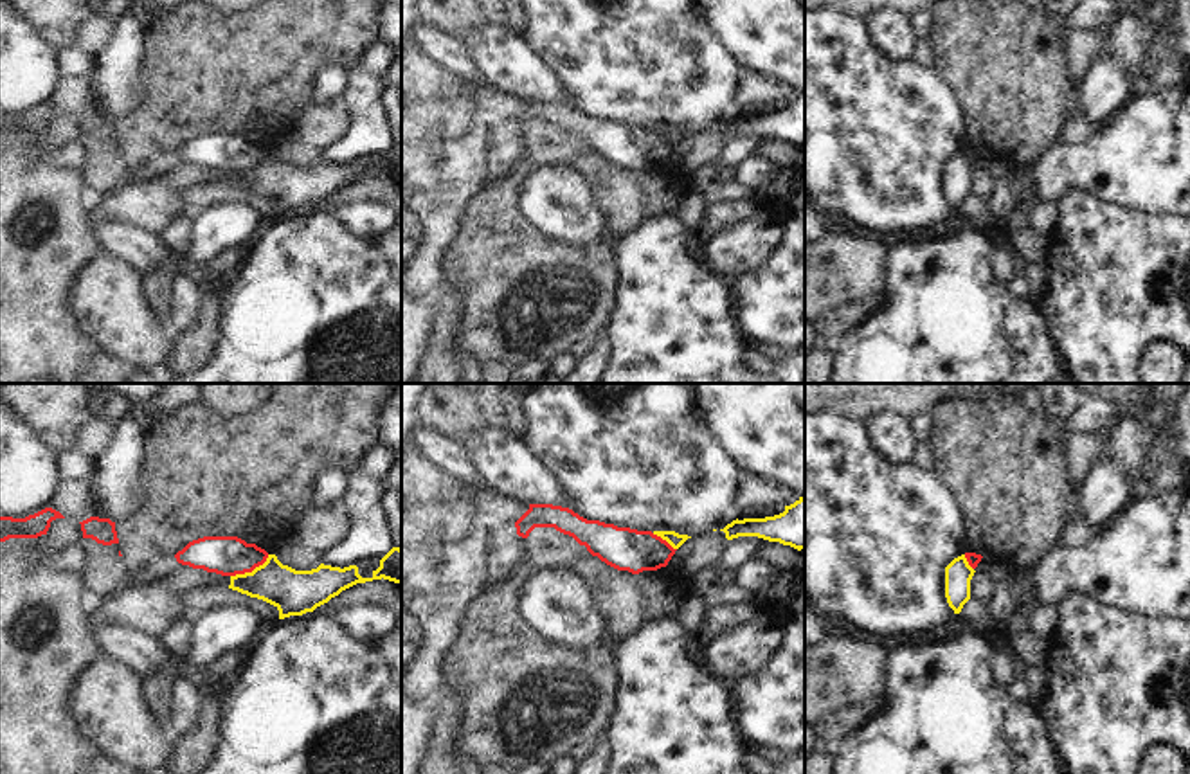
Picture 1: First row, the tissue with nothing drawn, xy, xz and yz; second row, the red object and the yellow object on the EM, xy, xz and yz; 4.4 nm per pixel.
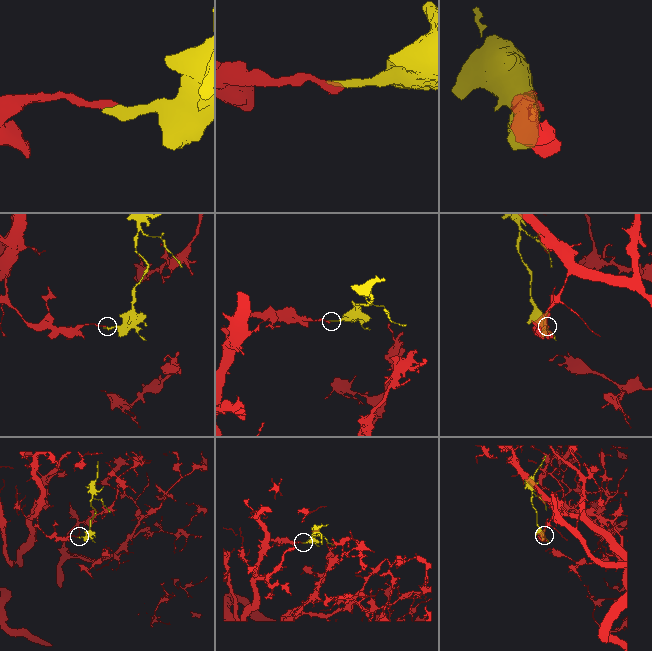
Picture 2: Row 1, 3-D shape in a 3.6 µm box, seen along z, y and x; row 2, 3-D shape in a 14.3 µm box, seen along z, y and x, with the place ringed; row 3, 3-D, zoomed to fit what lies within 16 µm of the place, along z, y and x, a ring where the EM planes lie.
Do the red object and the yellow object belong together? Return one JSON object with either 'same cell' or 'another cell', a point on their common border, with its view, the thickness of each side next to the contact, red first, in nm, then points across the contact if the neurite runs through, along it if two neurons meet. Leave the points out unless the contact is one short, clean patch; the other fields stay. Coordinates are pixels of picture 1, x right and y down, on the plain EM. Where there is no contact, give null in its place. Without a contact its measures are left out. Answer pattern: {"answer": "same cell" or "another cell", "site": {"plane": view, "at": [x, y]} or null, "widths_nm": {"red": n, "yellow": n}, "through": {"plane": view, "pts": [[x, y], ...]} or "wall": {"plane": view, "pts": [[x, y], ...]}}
{"answer": "another cell", "site": {"plane": "xy", "at": [251, 168]}, "widths_nm": {"red": 180, "yellow": 200}, "wall": {"plane": "xy", "pts": [[269, 152], [251, 168], [231, 173]]}}

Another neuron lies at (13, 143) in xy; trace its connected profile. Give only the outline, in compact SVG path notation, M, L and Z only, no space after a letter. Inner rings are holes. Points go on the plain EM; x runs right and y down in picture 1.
M41 131L38 135L9 135L5 139L0 139L0 153L2 155L20 153L45 137L47 137L47 131Z

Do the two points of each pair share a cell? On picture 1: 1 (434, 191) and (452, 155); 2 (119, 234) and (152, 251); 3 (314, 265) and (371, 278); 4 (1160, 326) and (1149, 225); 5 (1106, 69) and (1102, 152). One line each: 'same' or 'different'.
1: same
2: same
3: same
4: same
5: different

